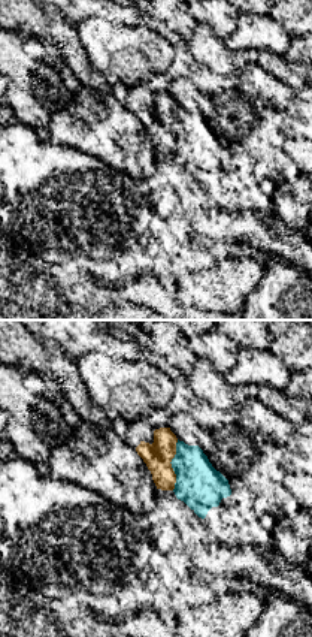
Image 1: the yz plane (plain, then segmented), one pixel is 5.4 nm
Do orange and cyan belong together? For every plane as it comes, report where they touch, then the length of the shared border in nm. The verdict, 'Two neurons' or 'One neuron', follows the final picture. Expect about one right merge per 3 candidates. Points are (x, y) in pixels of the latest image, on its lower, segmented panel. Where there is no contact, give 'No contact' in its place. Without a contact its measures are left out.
Touches orange at (170, 465). Shared border 280 nm

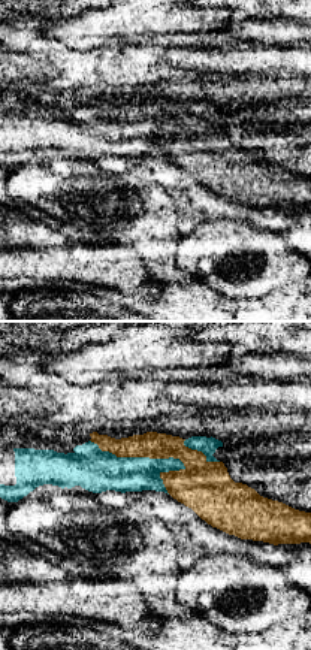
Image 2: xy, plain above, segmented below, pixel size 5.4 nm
Touches orange at (139, 456). Shared border 550 nm

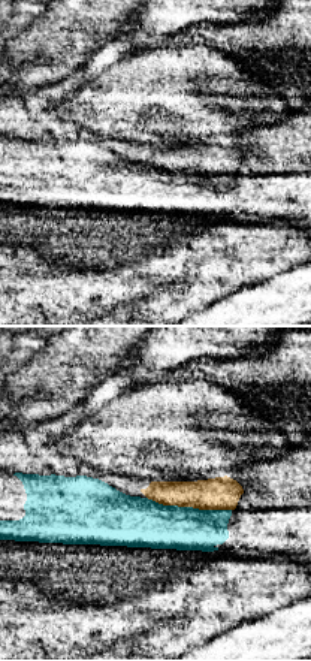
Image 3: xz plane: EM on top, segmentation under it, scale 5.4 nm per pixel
Touches orange at (189, 506). Shared border 460 nm

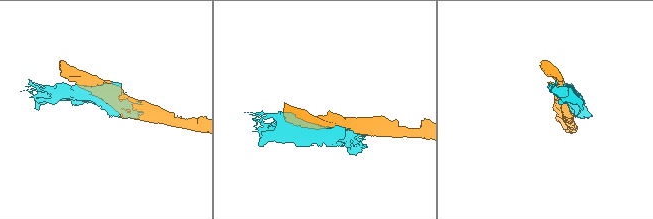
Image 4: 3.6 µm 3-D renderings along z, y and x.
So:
Two neurons

